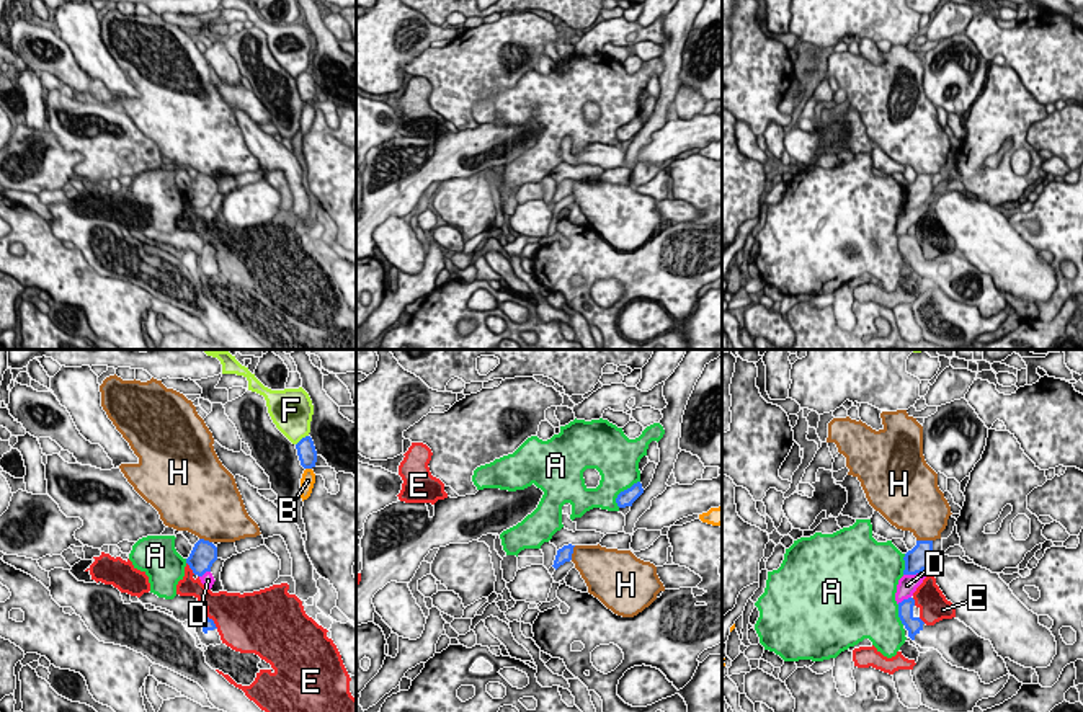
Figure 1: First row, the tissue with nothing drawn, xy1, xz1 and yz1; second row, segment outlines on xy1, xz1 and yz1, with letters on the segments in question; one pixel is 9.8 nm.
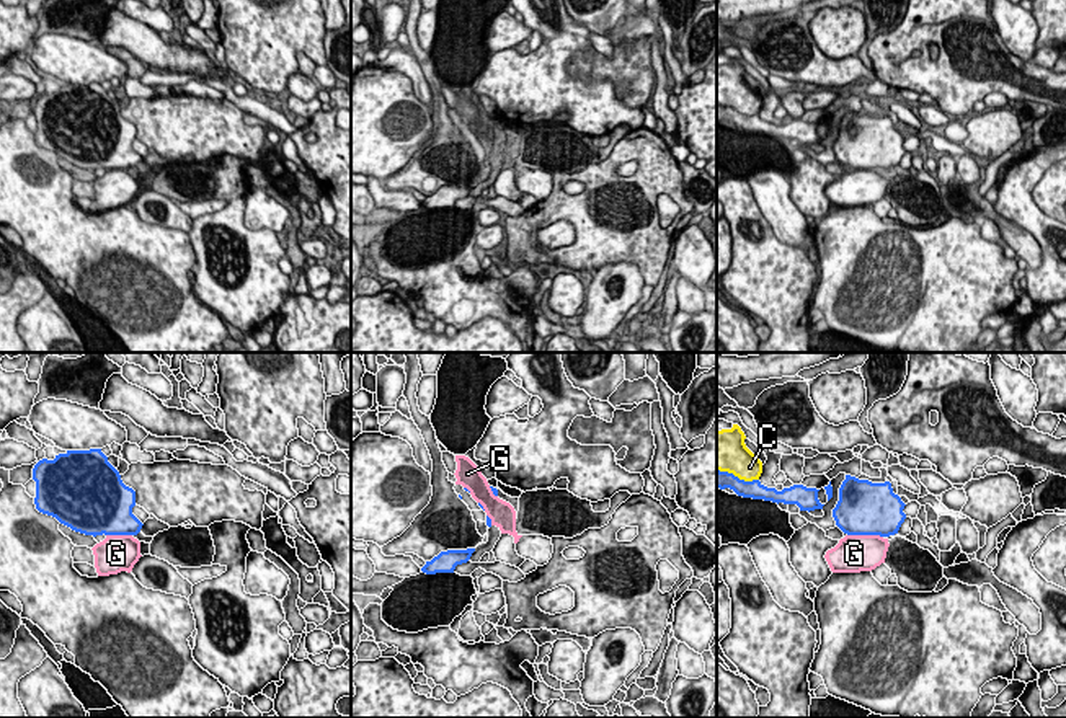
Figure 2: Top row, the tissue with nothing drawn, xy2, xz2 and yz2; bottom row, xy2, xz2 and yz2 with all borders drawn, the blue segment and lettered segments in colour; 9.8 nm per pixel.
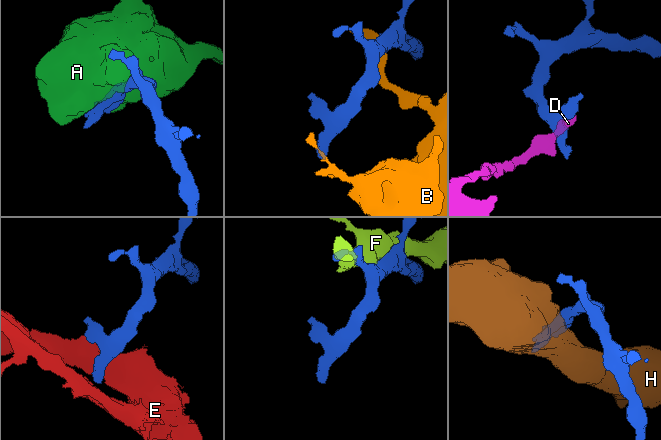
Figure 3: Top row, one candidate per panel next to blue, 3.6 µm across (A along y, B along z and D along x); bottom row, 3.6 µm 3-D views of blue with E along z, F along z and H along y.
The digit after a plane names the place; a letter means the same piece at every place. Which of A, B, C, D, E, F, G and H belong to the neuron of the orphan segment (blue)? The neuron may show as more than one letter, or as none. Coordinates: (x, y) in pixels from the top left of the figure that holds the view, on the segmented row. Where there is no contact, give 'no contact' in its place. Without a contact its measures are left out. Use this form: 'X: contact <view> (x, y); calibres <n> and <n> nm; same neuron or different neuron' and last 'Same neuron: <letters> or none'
A: contact xz1 (624, 490); calibres 160 and 400 nm; different neuron
B: contact xy1 (309, 467); calibres 190 and 140 nm; different neuron
C: contact yz2 (737, 477); calibres 170 and 360 nm; different neuron
D: contact yz1 (915, 574); calibres 240 and 190 nm; different neuron
E: contact xy1 (213, 621); calibres 130 and 460 nm; different neuron
F: contact xy1 (301, 440); calibres 190 and 360 nm; different neuron
G: contact yz2 (866, 534); calibres 500 and 380 nm; different neuron
H: contact yz1 (925, 541); calibres 240 and 420 nm; different neuron
Same neuron: none

